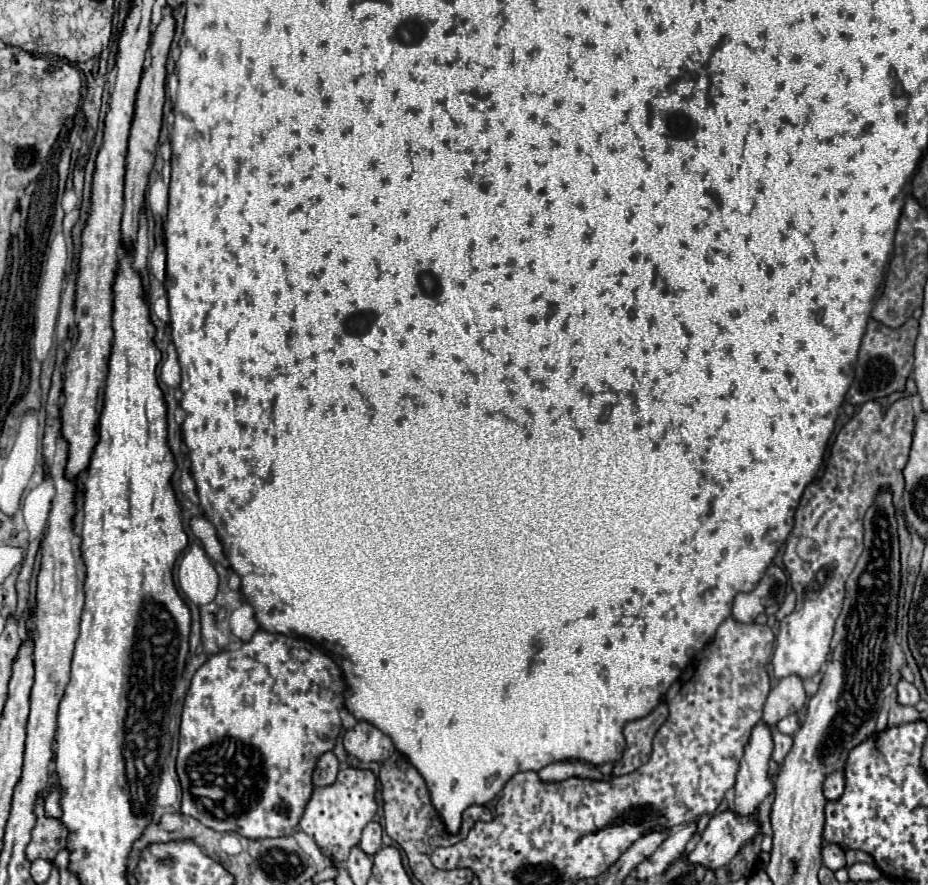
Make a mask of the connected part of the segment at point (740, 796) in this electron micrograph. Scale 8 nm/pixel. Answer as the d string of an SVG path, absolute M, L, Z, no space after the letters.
M759 722L751 732L751 740L745 748L745 756L737 772L735 806L733 806L733 812L737 816L757 814L761 802L773 792L773 782L767 776L767 764L771 752L773 752L771 728Z

